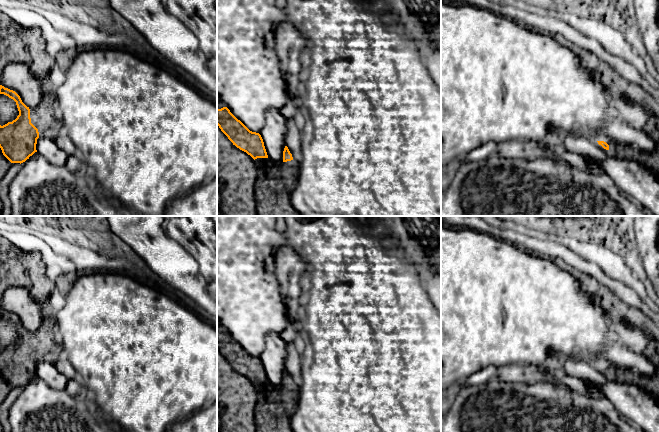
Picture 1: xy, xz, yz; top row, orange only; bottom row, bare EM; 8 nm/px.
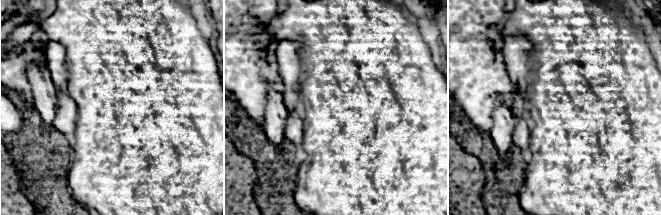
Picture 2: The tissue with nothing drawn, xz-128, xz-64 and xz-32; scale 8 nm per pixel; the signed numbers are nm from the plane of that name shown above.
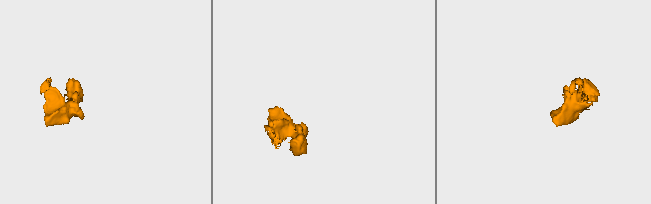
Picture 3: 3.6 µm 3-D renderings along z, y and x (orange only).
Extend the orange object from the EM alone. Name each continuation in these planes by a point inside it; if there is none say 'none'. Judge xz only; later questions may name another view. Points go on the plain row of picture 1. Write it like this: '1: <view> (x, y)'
1: xz (273, 410)

